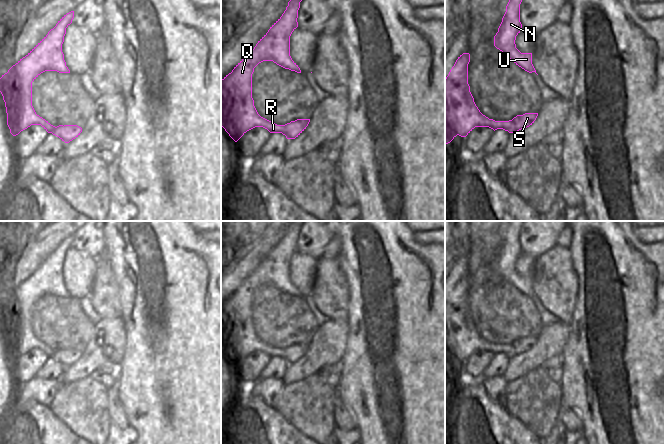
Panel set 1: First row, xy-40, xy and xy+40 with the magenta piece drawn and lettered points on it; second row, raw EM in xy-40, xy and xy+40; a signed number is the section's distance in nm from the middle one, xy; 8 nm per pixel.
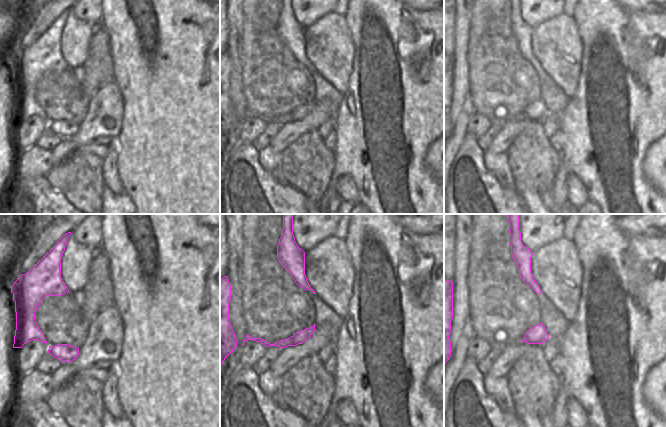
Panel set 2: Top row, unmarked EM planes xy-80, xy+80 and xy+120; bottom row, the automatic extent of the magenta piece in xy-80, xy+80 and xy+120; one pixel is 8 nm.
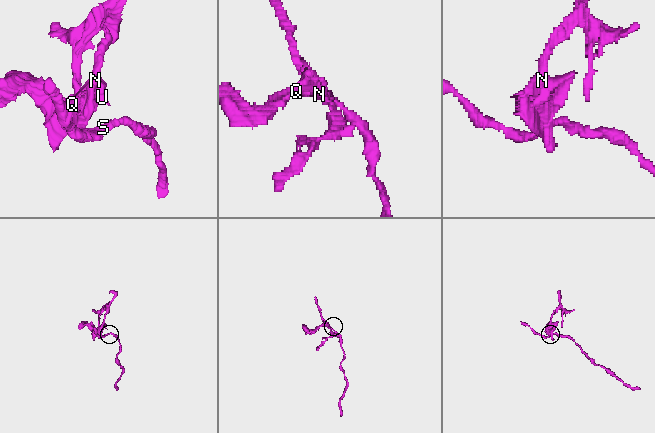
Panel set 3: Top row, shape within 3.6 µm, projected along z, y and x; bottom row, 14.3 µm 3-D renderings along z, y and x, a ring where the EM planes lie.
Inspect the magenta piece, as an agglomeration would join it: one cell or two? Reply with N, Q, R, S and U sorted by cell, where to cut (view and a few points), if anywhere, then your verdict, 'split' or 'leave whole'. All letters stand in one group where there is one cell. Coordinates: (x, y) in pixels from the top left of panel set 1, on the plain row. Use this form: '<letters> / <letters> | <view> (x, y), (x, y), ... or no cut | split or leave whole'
N Q R U / S | xy-40 (63, 350), (55, 353), (52, 357) | split

